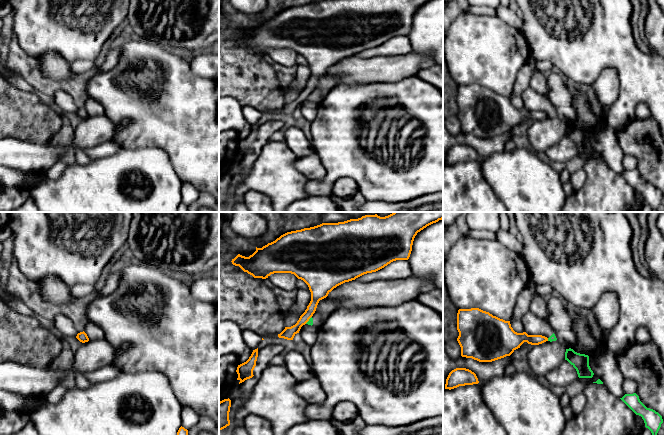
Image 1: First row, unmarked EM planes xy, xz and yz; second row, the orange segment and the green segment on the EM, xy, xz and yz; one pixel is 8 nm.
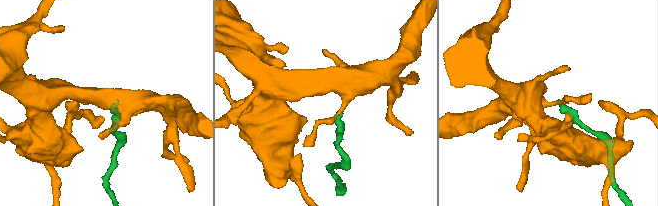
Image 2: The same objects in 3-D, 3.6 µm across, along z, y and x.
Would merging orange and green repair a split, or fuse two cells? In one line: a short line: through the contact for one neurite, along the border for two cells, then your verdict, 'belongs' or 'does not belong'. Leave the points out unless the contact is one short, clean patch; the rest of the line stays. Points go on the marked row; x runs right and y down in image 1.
xz (311, 316), (305, 323) | does not belong

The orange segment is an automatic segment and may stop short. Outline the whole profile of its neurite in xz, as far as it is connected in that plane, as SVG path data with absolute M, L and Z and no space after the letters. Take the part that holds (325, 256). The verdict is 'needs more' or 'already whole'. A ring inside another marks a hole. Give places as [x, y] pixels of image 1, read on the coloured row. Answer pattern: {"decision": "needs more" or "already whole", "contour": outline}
{"decision": "already whole", "contour": "M393 212L380 217L365 215L338 223L320 225L287 232L268 243L249 257L238 254L232 264L239 266L254 278L266 279L274 273L291 273L303 280L311 292L311 301L297 323L278 334L279 338L293 340L316 311L320 300L337 286L376 272L393 261L408 260L418 232L443 219L443 212Z"}

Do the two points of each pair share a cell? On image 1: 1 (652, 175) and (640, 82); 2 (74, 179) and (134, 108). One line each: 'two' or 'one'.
1: two
2: two

